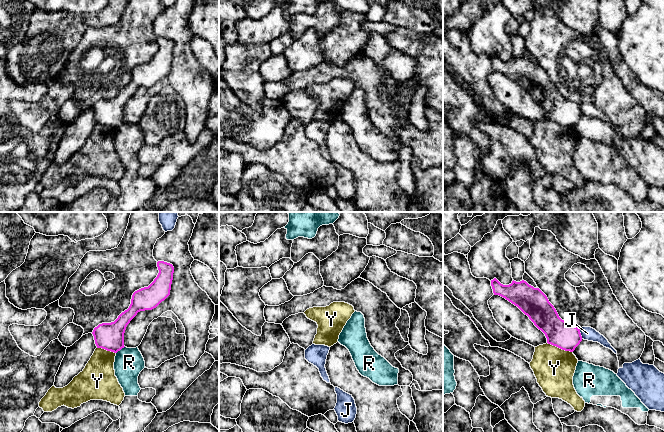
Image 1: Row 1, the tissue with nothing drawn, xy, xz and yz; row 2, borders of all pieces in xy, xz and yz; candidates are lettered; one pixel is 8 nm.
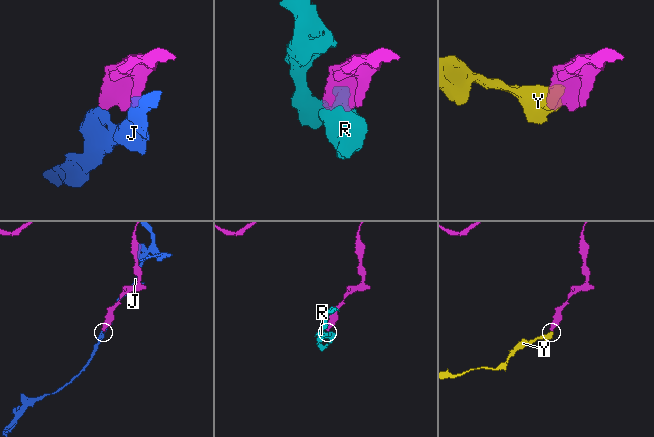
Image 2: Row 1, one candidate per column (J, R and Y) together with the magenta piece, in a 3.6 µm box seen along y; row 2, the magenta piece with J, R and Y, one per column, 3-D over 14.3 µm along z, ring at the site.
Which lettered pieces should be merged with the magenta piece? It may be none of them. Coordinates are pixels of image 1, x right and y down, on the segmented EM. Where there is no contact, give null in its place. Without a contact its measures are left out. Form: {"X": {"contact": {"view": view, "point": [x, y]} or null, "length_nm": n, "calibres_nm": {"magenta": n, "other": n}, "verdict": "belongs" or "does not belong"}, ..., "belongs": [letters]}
{"J": {"contact": {"view": "yz", "point": [580, 334]}, "length_nm": 80, "calibres_nm": {"magenta": 220, "other": 110}, "verdict": "does not belong"}, "R": {"contact": {"view": "xy", "point": [120, 349]}, "length_nm": 90, "calibres_nm": {"magenta": 220, "other": 240}, "verdict": "does not belong"}, "Y": {"contact": {"view": "yz", "point": [560, 348]}, "length_nm": 220, "calibres_nm": {"magenta": 220, "other": 320}, "verdict": "does not belong"}, "belongs": []}

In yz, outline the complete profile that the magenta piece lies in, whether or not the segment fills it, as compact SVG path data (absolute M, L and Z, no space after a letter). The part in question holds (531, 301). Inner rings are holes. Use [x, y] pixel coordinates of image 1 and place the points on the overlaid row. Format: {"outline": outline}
{"outline": "M491 280L494 295L499 295L517 306L534 325L541 330L547 343L562 350L573 352L582 341L580 329L562 320L547 296L526 281L501 284Z"}

